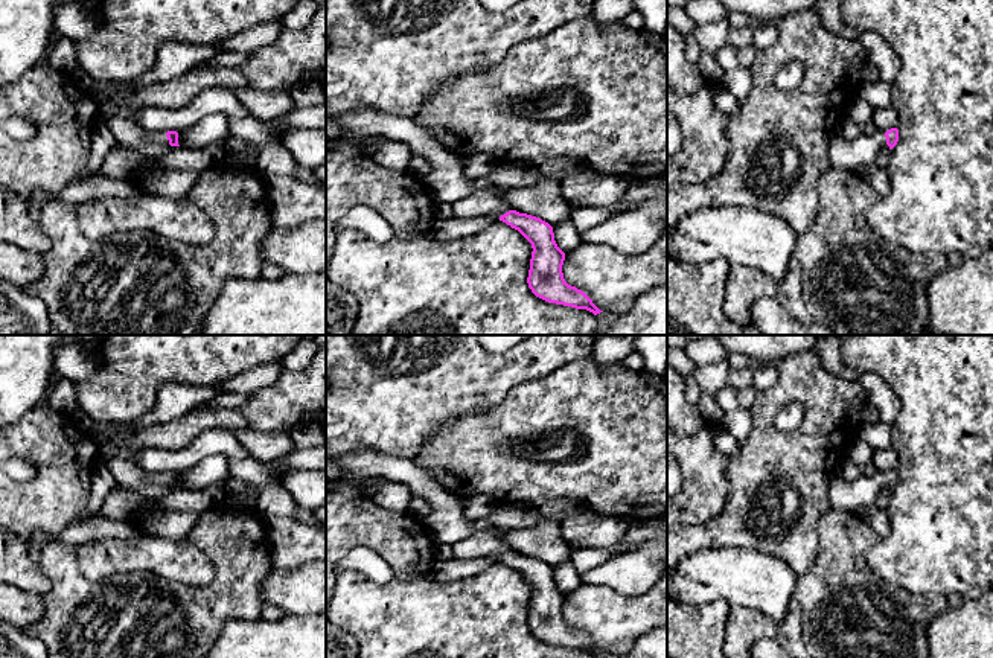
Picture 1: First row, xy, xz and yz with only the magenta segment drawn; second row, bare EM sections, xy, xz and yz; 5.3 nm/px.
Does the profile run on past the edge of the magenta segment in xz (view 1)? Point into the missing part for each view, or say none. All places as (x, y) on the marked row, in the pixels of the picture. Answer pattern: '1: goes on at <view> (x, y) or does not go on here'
1: goes on at xz (482, 201)

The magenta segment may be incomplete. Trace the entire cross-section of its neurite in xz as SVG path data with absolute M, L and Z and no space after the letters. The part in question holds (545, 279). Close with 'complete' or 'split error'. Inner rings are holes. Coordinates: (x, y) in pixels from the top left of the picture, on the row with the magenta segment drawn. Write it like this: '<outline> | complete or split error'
M480 186L468 196L451 203L454 218L498 215L500 221L518 230L532 244L527 283L536 297L548 303L586 309L594 315L603 312L583 291L565 282L562 273L565 253L554 241L553 227L541 218L513 210L503 196L507 189L507 186Z | split error

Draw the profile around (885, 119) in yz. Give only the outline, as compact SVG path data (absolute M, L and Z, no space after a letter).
M892 105L880 110L874 110L873 122L879 131L888 131L899 126L899 114Z

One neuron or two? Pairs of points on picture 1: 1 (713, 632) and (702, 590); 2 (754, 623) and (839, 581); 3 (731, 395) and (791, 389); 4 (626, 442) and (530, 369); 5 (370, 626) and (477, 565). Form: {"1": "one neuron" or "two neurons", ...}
{"1": "two neurons", "2": "one neuron", "3": "two neurons", "4": "two neurons", "5": "two neurons"}

